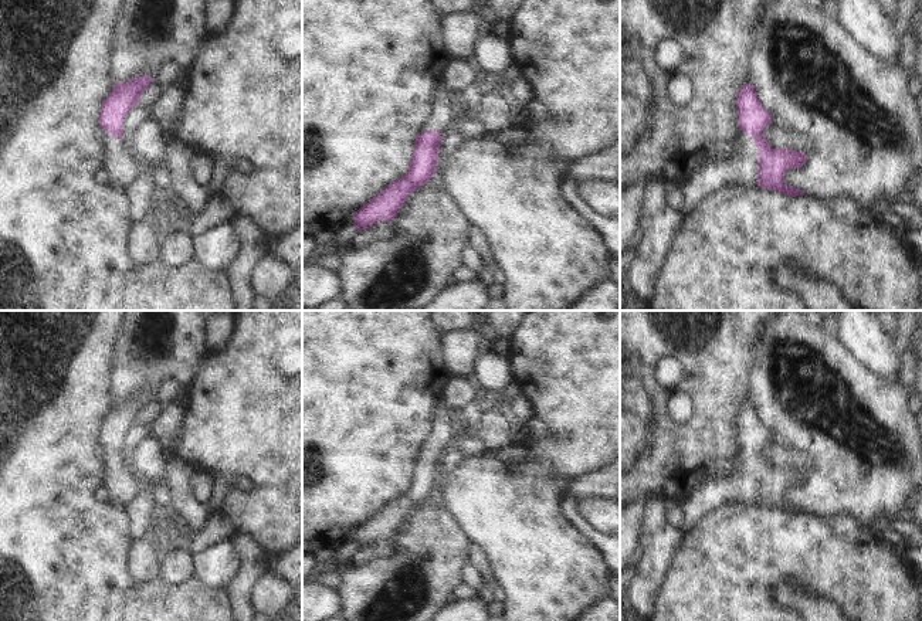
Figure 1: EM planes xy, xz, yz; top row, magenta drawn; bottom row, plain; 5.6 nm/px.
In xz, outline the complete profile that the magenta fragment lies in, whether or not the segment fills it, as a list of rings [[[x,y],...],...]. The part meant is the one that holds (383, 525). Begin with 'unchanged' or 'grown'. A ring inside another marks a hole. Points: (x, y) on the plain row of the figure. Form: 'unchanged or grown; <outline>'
grown; [[[438,397],[438,405],[428,430],[428,448],[418,451],[416,455],[416,466],[411,472],[409,489],[355,530],[352,537],[357,542],[357,549],[366,547],[377,539],[393,539],[407,515],[418,505],[427,502],[435,492],[440,459],[443,452],[450,448],[454,435],[452,420],[440,405],[441,401]]]

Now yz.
grown; [[[752,401],[740,404],[736,414],[739,447],[750,452],[753,459],[742,459],[728,474],[712,476],[698,485],[698,488],[682,502],[685,513],[685,526],[682,532],[692,529],[709,513],[718,510],[728,503],[753,503],[760,506],[777,508],[787,513],[804,513],[803,508],[796,508],[793,503],[784,503],[784,491],[790,486],[800,486],[807,476],[807,472],[792,466],[772,466],[767,457],[763,454],[763,447],[772,442],[772,432],[762,424],[757,411]]]

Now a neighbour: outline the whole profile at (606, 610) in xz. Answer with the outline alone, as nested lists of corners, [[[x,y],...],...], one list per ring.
[[[607,595],[599,604],[586,610],[576,621],[620,621],[620,605]]]

